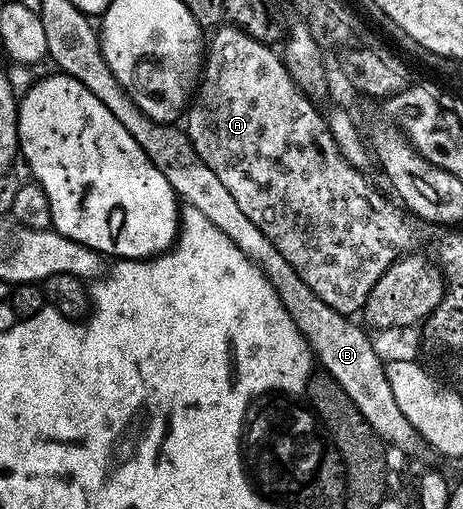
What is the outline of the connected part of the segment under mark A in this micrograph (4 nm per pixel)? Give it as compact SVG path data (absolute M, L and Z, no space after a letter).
M230 23L216 28L211 34L205 45L205 60L201 76L197 82L193 100L185 113L187 138L190 139L197 155L205 163L205 167L209 167L209 171L213 171L213 175L217 175L217 179L221 179L221 183L225 183L229 195L233 195L237 207L241 207L242 213L253 222L253 227L260 229L269 239L269 243L273 243L273 247L277 247L277 251L281 251L281 255L285 255L289 267L293 267L293 271L297 271L297 275L301 275L301 279L305 279L305 283L309 283L311 290L322 301L336 306L341 313L350 314L352 312L350 305L351 277L367 277L366 279L380 277L383 271L391 266L391 262L396 260L397 255L406 254L414 246L411 244L415 241L415 229L410 225L412 222L402 208L396 207L394 204L391 206L381 194L374 193L370 183L363 178L364 174L352 167L341 155L337 143L327 129L324 114L322 112L319 114L315 110L315 101L296 85L283 65L282 56L276 50L274 53L271 50L274 48L270 44L253 39L245 31L235 28Z

